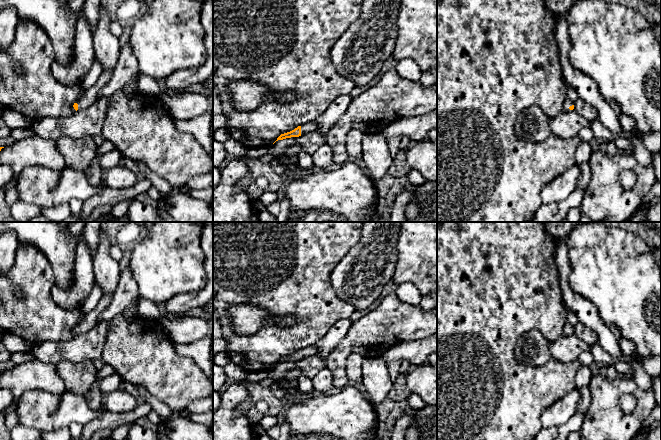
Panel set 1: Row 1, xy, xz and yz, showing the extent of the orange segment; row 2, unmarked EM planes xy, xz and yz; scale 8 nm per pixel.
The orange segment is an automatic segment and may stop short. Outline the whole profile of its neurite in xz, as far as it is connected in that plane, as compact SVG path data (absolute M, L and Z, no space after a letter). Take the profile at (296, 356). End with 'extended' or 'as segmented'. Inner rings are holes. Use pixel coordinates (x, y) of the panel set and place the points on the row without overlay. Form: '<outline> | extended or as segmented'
M310 345L302 350L298 350L297 352L295 352L294 354L281 358L276 365L278 364L283 364L286 362L291 362L291 361L299 361L301 359L304 359L306 357L310 357L310 356L314 356L317 354L317 348L316 346Z | extended

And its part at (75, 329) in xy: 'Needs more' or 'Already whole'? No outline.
Needs more

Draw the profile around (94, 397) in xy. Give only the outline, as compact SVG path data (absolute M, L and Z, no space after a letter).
M107 363L104 364L102 369L98 370L97 379L95 383L92 385L90 391L85 396L88 405L91 409L93 410L100 409L102 405L102 394L100 391L100 383L104 378L110 376L115 372L116 372L115 369Z

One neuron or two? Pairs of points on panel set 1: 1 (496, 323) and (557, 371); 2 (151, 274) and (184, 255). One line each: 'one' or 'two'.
1: one
2: one

